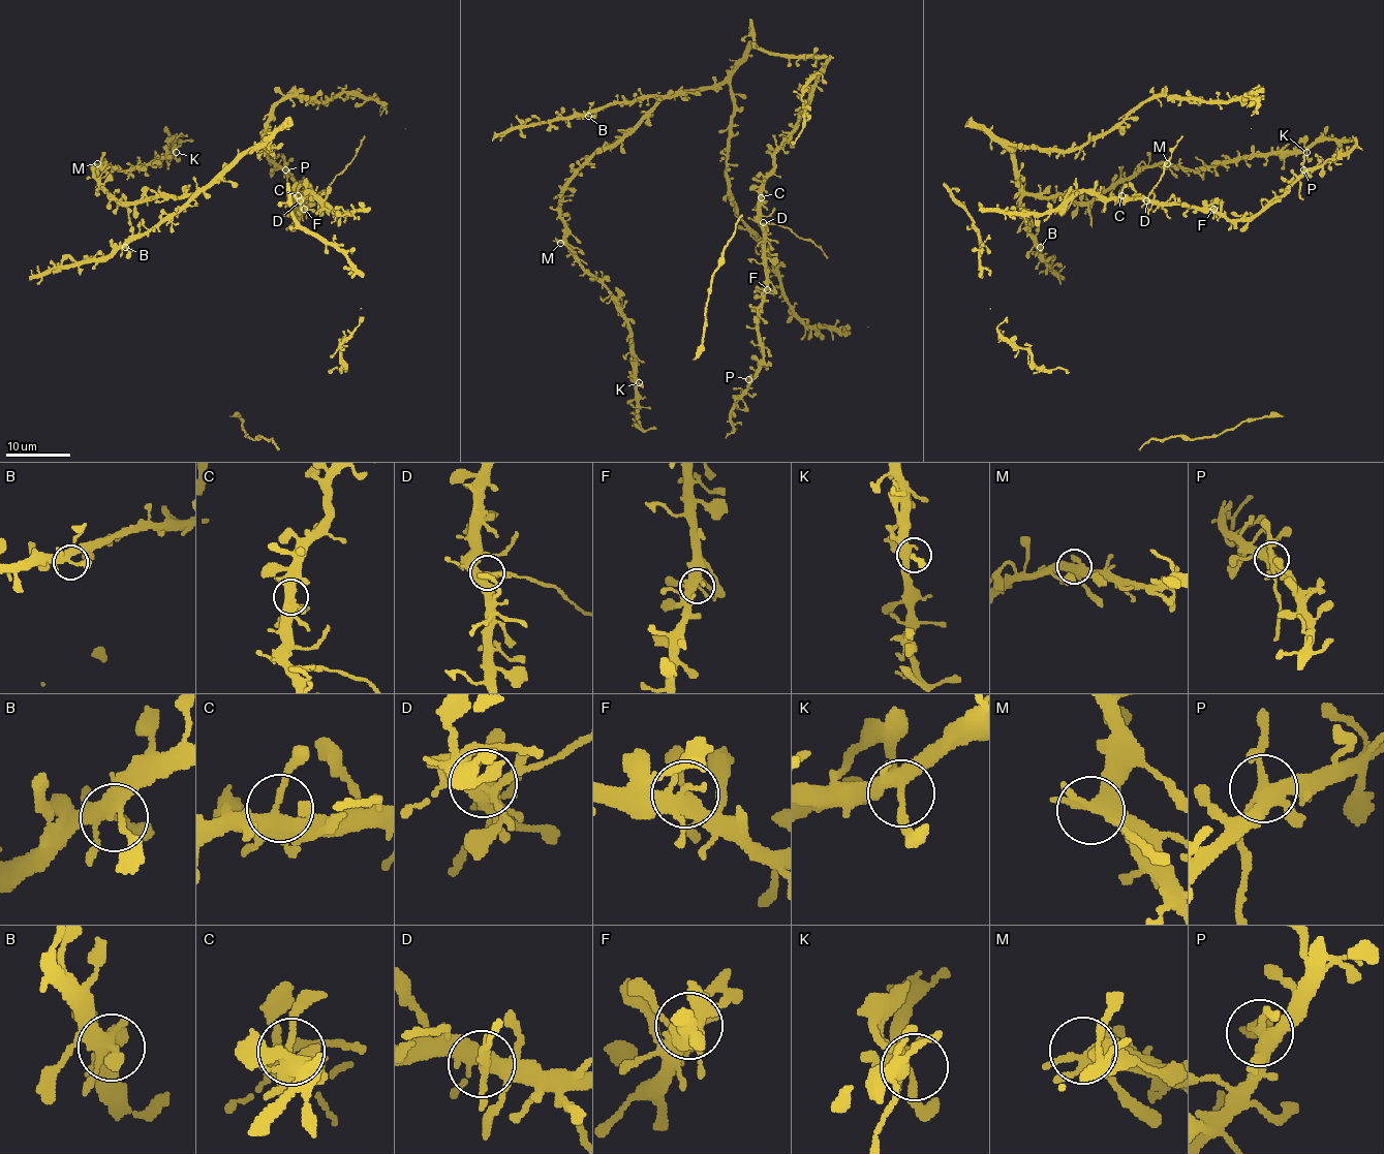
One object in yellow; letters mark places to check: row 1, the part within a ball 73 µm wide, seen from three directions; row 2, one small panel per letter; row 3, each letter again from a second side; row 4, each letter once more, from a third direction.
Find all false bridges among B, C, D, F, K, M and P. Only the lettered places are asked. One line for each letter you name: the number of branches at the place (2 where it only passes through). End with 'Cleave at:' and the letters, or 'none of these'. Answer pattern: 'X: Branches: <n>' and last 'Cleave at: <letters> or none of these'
D: Branches: 5
P: Branches: 5
Cleave at: D, P

